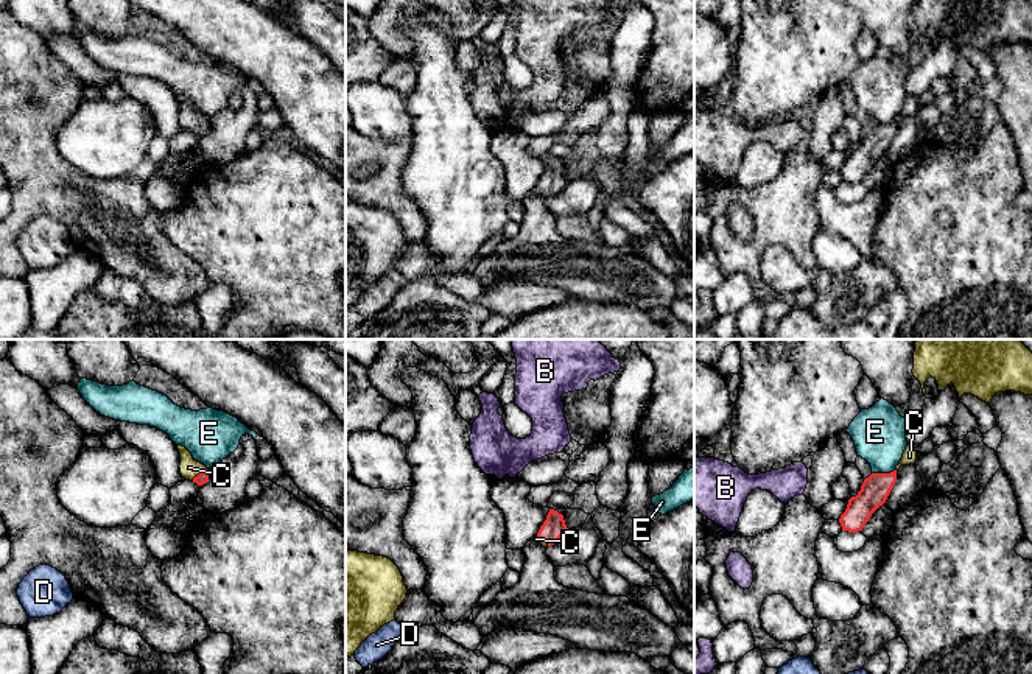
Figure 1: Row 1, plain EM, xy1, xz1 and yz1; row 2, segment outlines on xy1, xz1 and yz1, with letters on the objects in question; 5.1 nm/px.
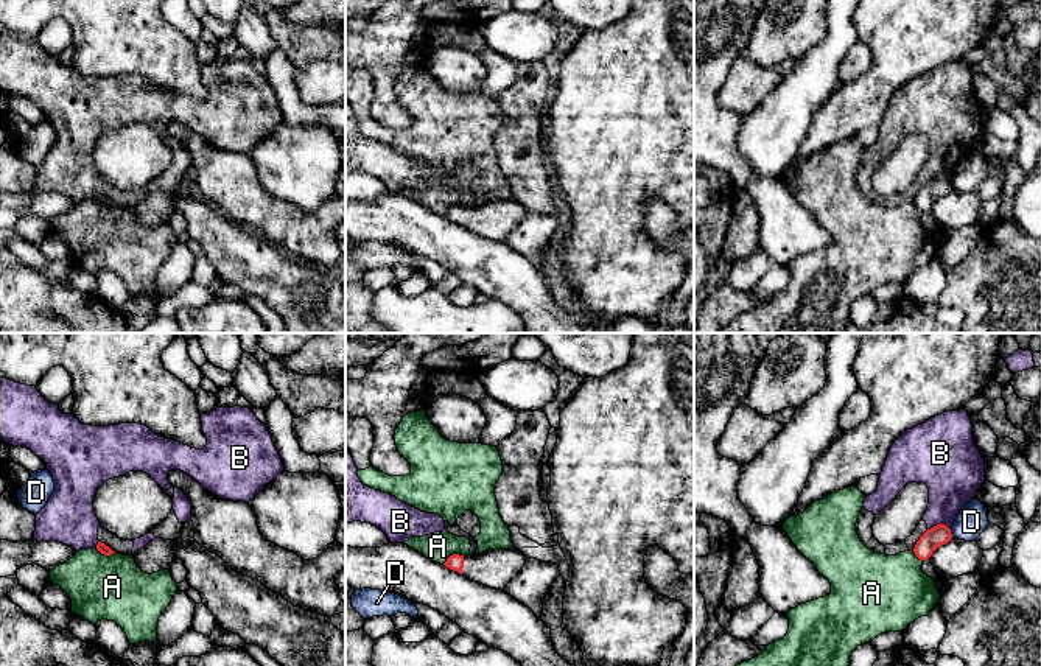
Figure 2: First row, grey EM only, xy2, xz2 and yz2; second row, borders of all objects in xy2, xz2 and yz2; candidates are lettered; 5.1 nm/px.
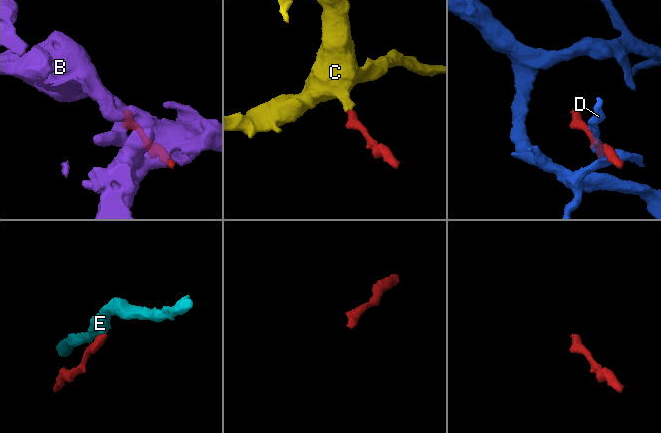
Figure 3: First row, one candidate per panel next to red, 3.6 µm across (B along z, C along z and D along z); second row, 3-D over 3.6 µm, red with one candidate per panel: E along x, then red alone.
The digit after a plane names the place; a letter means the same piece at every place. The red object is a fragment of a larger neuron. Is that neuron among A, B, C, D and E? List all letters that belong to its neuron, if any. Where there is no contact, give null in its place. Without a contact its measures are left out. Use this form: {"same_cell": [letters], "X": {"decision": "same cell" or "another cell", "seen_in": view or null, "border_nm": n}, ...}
{"same_cell": ["C"], "A": {"decision": "another cell", "seen_in": "xz2", "border_nm": 130}, "B": {"decision": "another cell", "seen_in": "yz2", "border_nm": 120}, "C": {"decision": "same cell", "seen_in": "xy1", "border_nm": 110}, "D": {"decision": "another cell", "seen_in": "yz2", "border_nm": 50}, "E": {"decision": "another cell", "seen_in": "yz1", "border_nm": 120}}

